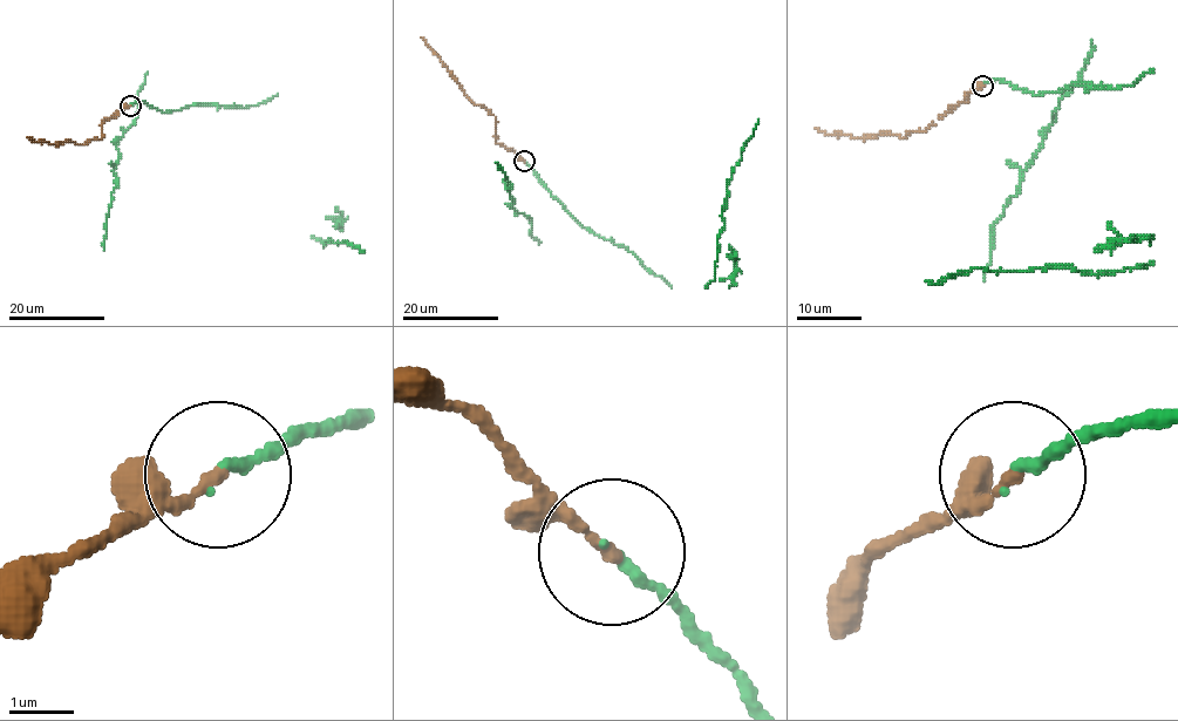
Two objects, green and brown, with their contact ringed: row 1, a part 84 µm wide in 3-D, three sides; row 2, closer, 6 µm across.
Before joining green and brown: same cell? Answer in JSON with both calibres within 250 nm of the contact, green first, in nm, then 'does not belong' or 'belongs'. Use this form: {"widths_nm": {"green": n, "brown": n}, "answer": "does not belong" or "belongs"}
{"widths_nm": {"green": 150, "brown": 180}, "answer": "belongs"}

